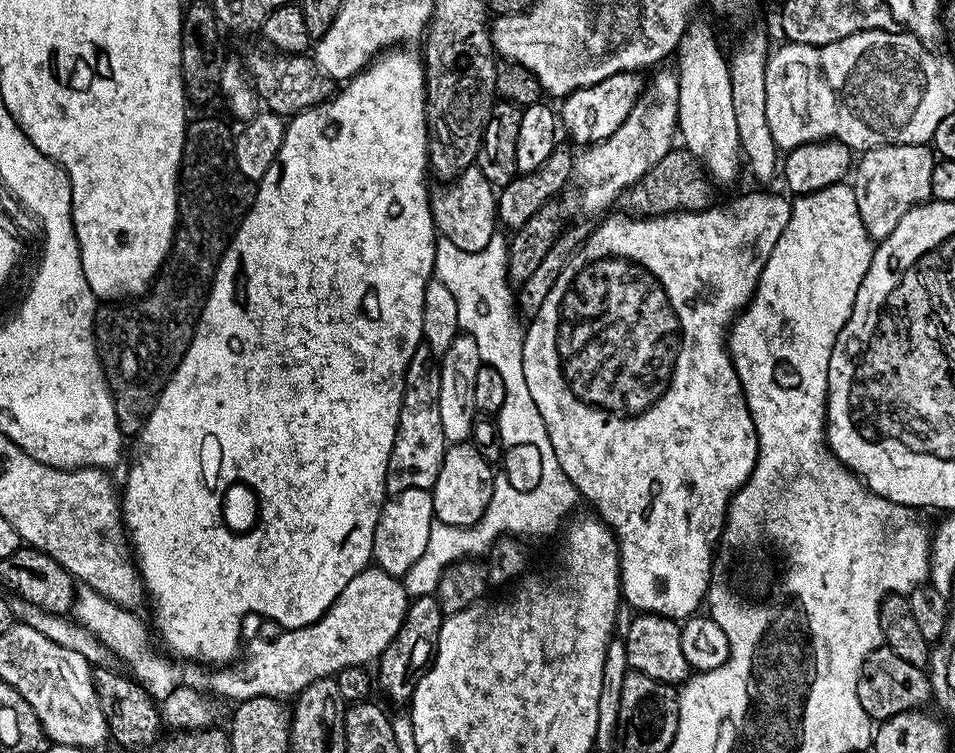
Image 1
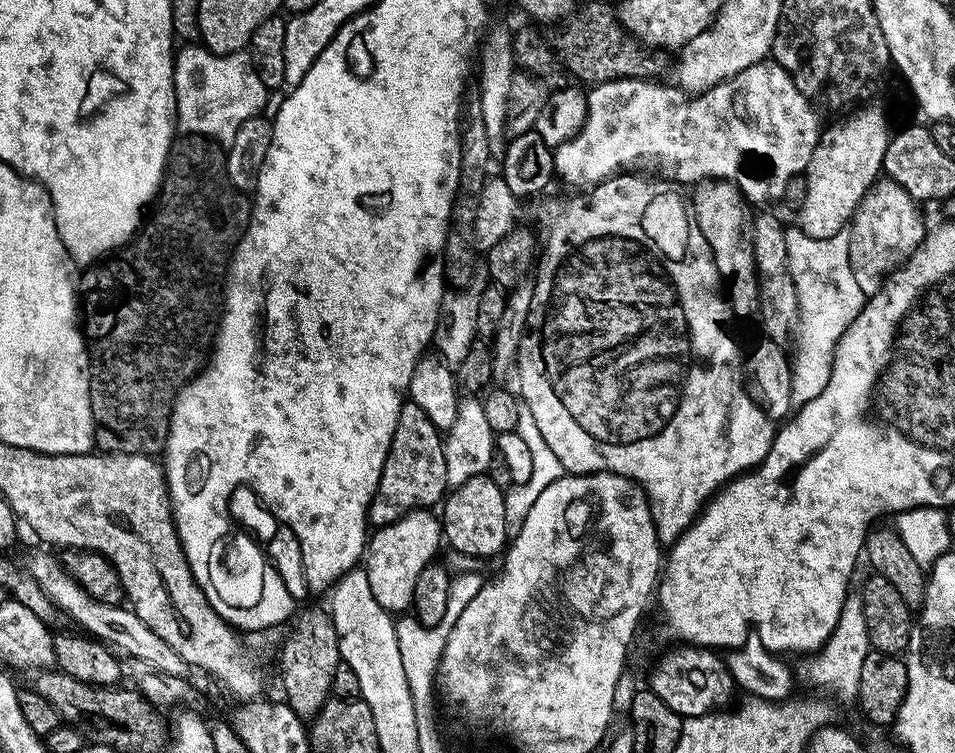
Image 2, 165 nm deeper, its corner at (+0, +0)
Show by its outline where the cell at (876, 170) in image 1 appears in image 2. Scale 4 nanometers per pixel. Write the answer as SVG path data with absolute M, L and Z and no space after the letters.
M876 180L866 196L859 202L850 221L851 268L858 278L859 289L865 296L872 295L883 287L883 278L891 275L913 250L924 240L928 228L920 216L917 201L904 187L893 180Z

